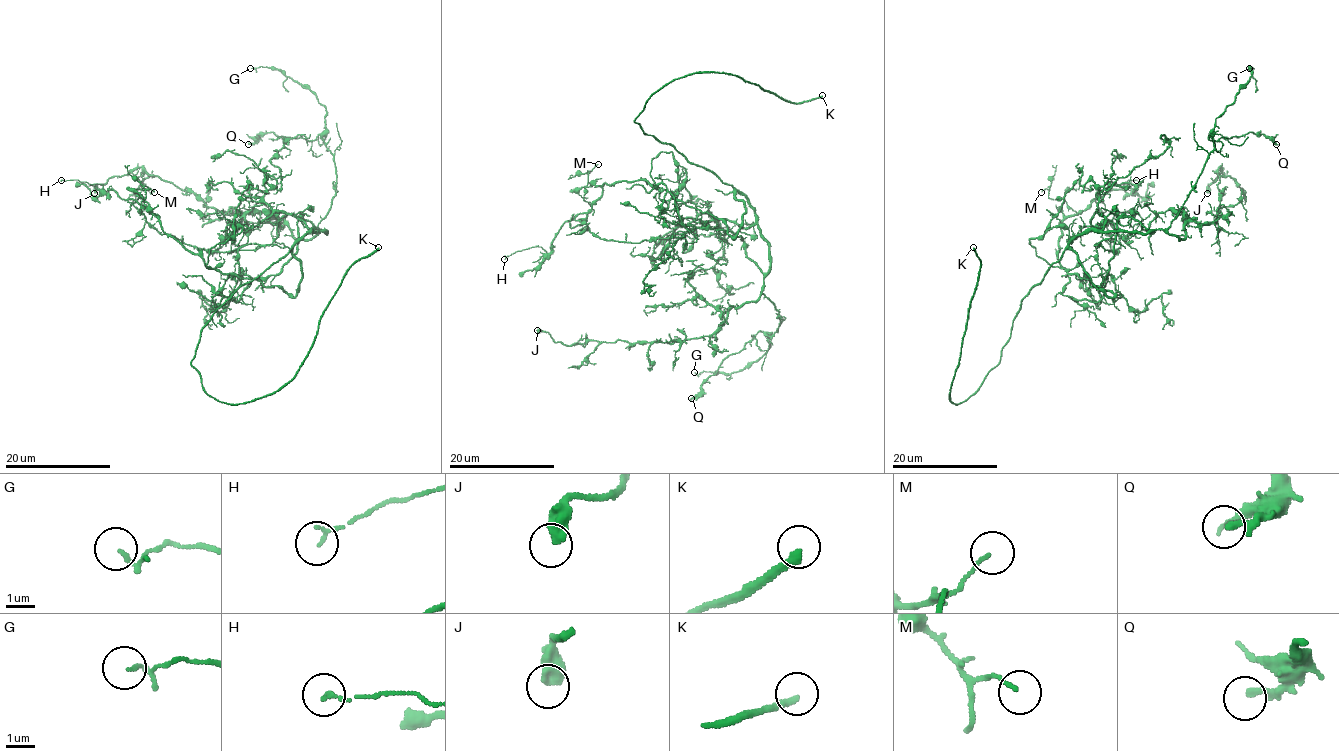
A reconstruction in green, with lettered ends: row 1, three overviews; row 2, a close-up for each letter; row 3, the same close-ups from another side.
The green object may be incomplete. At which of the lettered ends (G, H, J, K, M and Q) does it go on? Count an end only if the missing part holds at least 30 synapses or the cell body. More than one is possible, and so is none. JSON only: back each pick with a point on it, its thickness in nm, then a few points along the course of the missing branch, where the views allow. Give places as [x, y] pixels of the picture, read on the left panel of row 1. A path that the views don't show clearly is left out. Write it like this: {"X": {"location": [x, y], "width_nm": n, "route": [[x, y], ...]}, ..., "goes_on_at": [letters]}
{"K": {"location": [378, 247], "width_nm": 240, "route": [[378, 247], [410, 233], [432, 210]]}, "goes_on_at": ["K"]}

